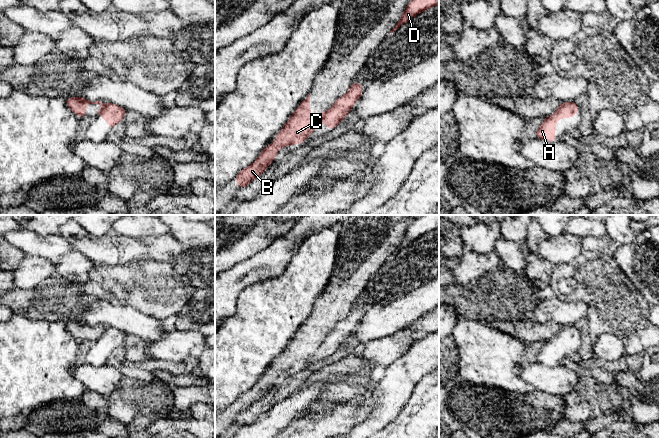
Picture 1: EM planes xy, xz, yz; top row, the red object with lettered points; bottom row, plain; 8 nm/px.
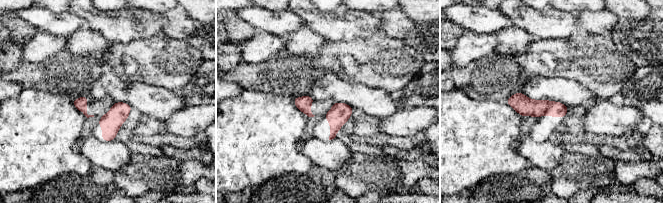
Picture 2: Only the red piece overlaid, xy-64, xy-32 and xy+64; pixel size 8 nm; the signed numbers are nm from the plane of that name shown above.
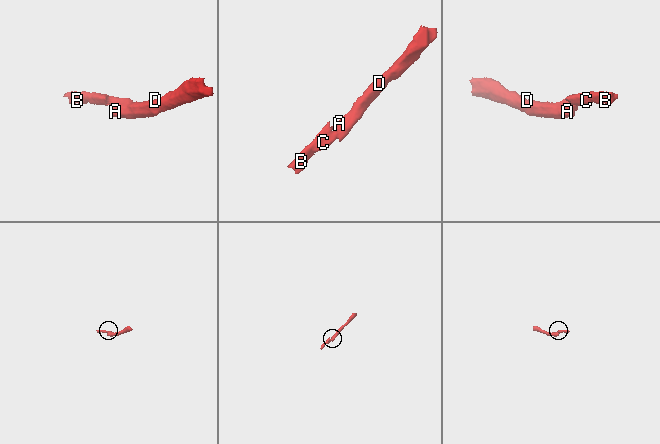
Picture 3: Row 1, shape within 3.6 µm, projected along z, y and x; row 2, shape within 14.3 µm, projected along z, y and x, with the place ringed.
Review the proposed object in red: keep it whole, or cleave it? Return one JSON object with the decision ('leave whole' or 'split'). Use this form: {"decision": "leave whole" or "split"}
{"decision": "split"}

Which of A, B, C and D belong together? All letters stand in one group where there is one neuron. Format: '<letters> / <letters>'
A D / B C

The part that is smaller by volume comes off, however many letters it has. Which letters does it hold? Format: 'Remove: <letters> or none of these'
Remove: B, C

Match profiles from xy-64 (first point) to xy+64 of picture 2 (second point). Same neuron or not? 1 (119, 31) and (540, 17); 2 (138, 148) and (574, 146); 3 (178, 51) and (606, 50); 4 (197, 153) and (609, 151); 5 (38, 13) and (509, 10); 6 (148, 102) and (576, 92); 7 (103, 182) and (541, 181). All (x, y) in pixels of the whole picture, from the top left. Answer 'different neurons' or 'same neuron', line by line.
1: same neuron
2: same neuron
3: same neuron
4: same neuron
5: different neurons
6: same neuron
7: same neuron

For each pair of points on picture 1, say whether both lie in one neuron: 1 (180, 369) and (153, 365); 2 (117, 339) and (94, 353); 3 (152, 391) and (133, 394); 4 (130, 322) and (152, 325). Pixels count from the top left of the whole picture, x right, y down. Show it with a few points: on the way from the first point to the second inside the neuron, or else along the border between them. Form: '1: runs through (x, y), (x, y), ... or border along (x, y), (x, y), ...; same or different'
1: runs through (173, 368), (160, 365); same
2: runs through (111, 339), (100, 350); same
3: runs through (147, 394), (138, 394); same
4: runs through (135, 322), (147, 325); same

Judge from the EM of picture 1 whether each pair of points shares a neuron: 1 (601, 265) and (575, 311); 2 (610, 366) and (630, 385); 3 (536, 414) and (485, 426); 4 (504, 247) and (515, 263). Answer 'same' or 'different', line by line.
1: different
2: different
3: same
4: same

